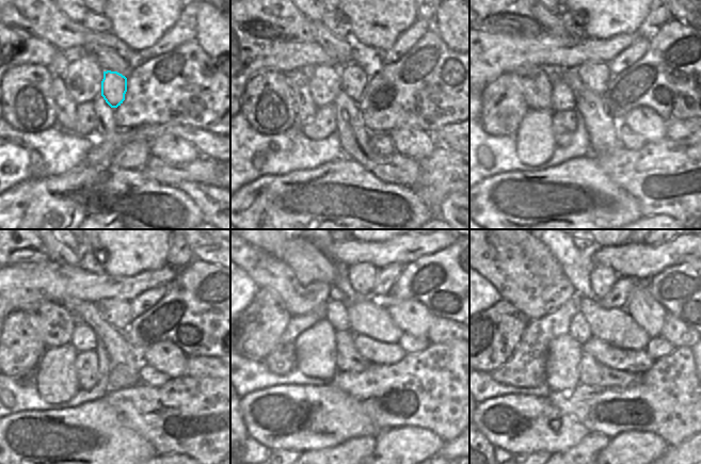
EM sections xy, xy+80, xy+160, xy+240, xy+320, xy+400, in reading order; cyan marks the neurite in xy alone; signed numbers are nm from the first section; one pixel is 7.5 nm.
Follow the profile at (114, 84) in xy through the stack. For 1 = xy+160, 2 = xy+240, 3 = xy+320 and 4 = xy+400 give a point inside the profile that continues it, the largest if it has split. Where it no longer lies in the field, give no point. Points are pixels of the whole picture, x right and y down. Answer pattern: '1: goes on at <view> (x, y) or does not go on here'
1: goes on at xy+160 (595, 76)
2: goes on at xy+240 (117, 313)
3: goes on at xy+320 (362, 276)
4: goes on at xy+400 (602, 278)

